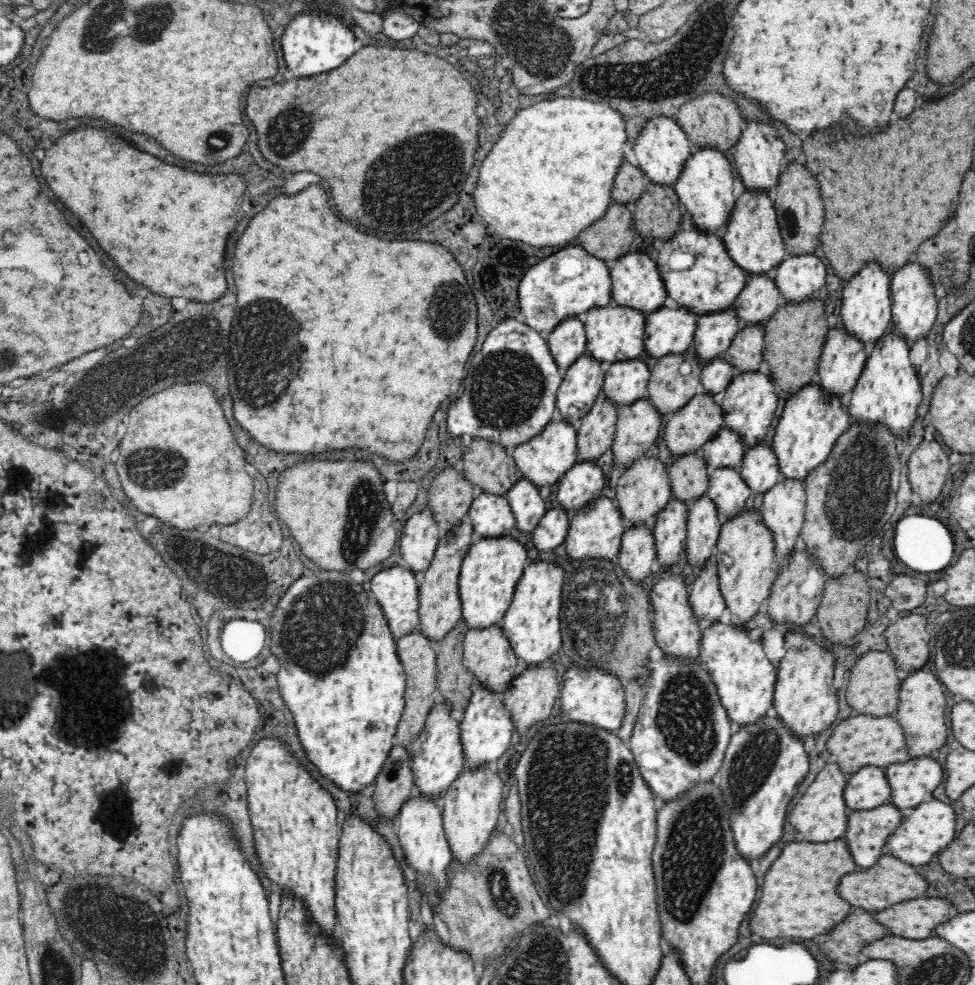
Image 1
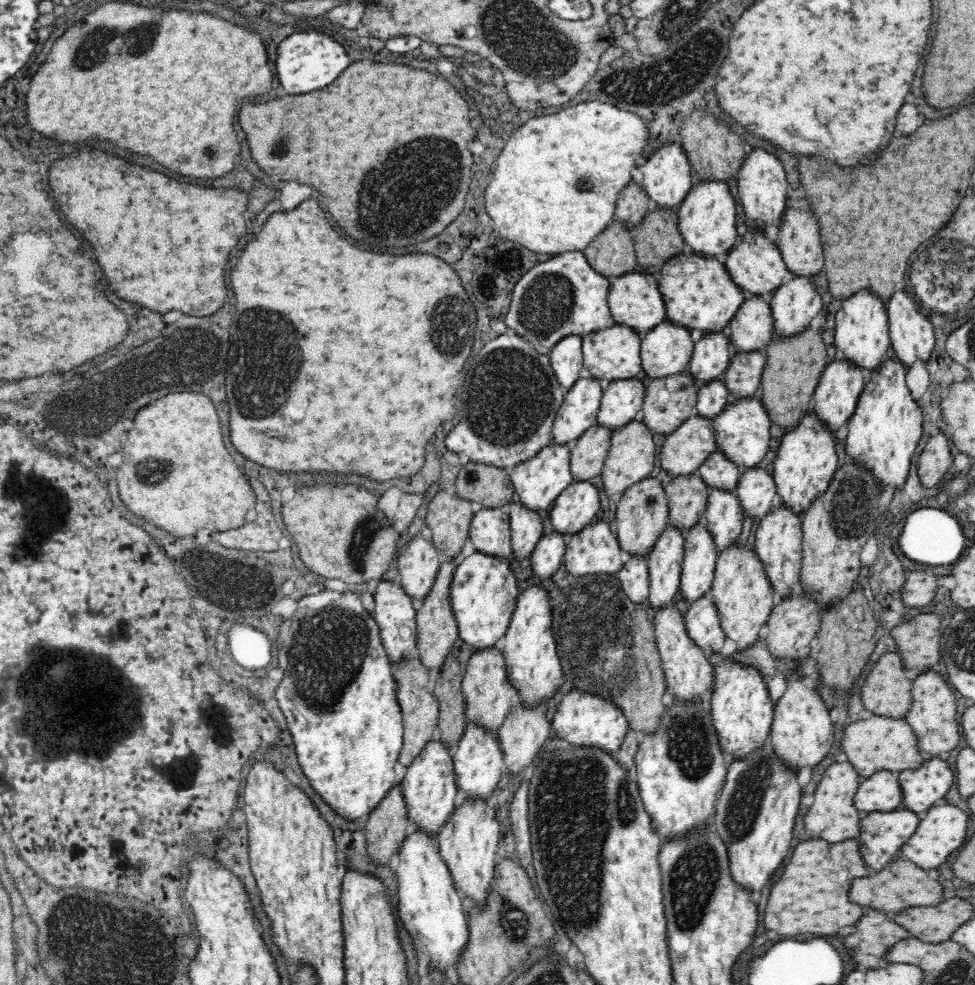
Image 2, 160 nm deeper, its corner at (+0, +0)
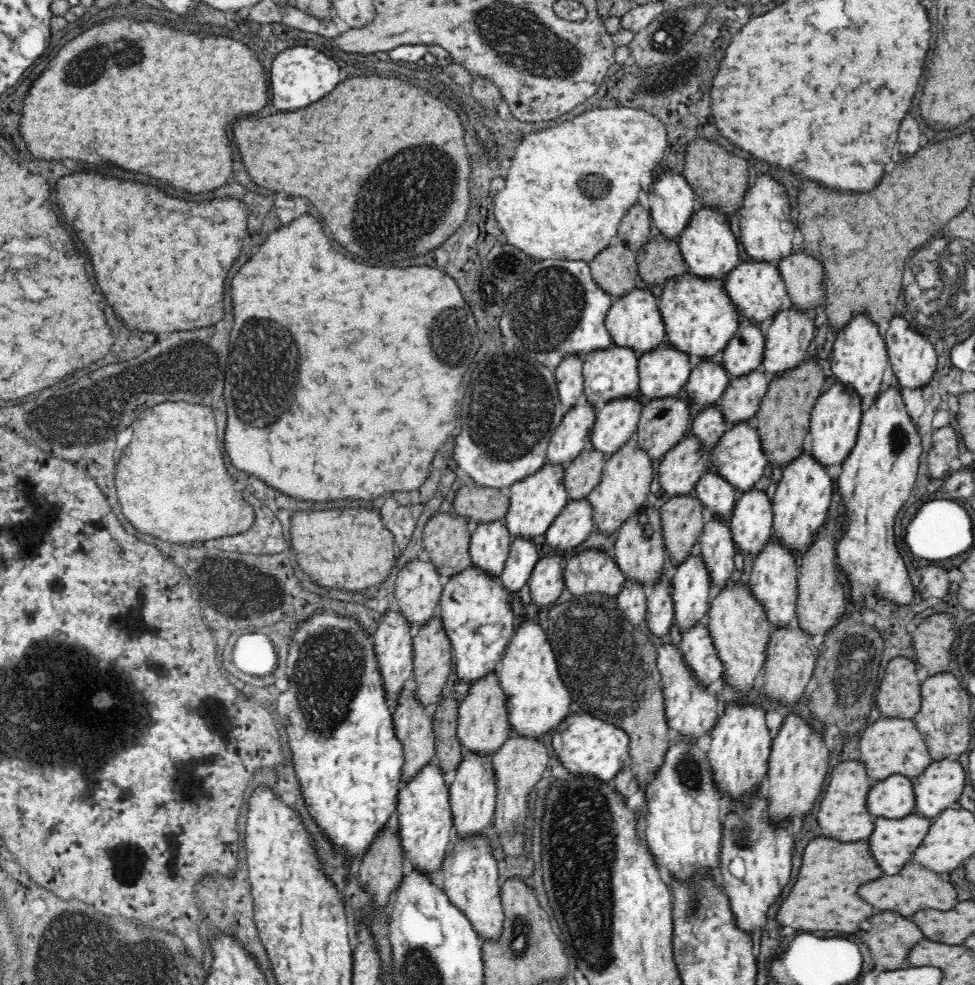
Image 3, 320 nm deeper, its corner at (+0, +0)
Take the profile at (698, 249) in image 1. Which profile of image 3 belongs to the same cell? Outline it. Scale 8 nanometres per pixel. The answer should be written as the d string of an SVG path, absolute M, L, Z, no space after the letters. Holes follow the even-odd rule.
M688 272L664 283L657 307L664 321L666 343L688 355L688 358L698 358L699 364L711 361L726 350L740 323L736 307L722 289L720 281L700 279Z

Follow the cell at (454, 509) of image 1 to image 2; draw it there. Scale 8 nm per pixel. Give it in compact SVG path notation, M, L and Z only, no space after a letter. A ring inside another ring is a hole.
M438 491L428 505L425 524L432 531L432 544L442 559L452 561L464 548L474 514L472 504L453 491Z

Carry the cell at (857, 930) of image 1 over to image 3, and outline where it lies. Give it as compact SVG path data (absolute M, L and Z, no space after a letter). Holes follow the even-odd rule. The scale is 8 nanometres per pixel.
M884 912L870 920L872 930L862 936L872 956L884 968L910 968L910 950L924 938L920 928L904 916L894 912Z

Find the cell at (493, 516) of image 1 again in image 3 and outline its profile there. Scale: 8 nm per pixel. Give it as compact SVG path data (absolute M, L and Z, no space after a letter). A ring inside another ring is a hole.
M503 521L479 524L469 542L471 566L498 578L509 557L511 543Z

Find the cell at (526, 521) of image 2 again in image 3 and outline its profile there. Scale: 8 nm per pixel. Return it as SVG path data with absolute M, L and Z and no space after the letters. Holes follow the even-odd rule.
M514 539L509 550L502 574L498 577L500 585L515 594L528 586L530 575L538 562L536 546L528 539Z

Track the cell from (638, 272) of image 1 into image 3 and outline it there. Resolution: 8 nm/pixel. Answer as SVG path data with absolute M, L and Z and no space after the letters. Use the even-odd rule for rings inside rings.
M640 286L626 296L614 299L605 323L613 345L632 349L638 356L655 351L666 344L664 321L657 307L656 298L648 287Z

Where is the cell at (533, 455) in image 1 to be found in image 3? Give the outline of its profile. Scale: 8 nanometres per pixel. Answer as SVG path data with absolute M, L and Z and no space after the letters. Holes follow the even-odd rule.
M546 462L538 472L508 488L509 510L503 522L508 529L510 542L514 539L528 539L533 542L538 536L546 534L554 519L560 516L569 501L563 481L564 470L560 465Z

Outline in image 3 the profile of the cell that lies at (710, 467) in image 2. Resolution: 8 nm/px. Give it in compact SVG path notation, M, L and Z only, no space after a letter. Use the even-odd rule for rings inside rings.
M717 473L702 475L692 492L705 510L707 519L730 522L738 494L734 486Z

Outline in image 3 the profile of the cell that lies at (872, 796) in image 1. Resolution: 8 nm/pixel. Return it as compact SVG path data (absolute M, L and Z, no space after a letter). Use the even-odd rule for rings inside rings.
M897 774L882 780L868 794L867 808L874 816L904 818L916 812L915 792L906 776Z

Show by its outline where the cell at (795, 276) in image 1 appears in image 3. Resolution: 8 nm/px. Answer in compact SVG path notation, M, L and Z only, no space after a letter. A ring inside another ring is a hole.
M786 309L779 312L772 320L764 342L764 356L762 365L767 380L772 382L776 378L786 376L788 372L796 370L800 364L804 364L806 351L815 338L814 331L817 327L817 313L802 313L796 309Z

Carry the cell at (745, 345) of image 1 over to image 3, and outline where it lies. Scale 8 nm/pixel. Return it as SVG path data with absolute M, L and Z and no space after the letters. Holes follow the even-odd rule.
M752 372L744 378L732 379L718 404L724 422L728 423L728 426L754 423L769 382L764 372Z

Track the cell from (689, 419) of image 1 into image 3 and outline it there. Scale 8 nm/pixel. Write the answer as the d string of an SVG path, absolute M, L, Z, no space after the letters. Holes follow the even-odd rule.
M695 436L671 448L659 462L661 499L692 494L696 483L706 472L706 462L711 455L702 449Z

